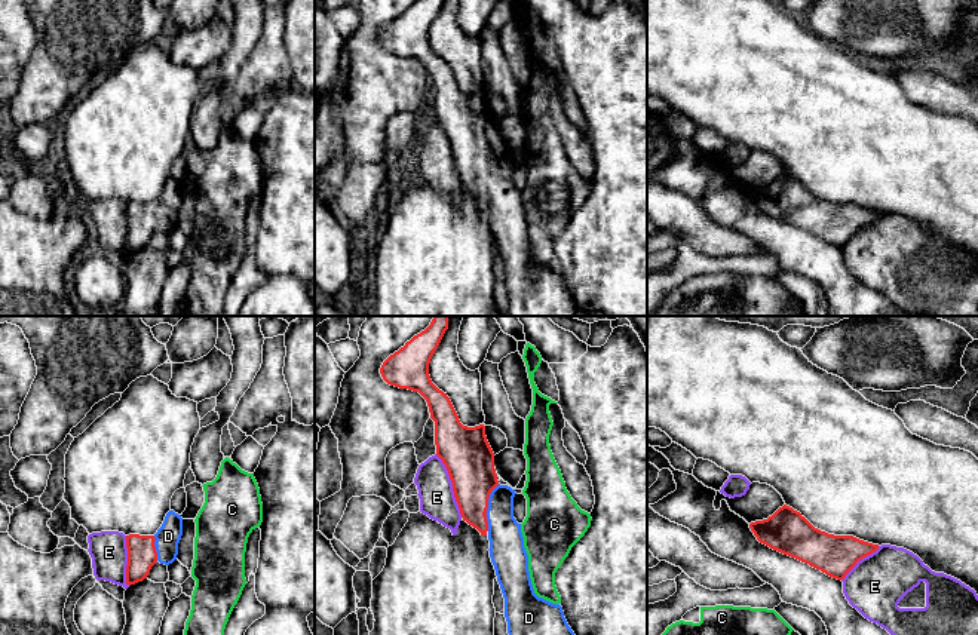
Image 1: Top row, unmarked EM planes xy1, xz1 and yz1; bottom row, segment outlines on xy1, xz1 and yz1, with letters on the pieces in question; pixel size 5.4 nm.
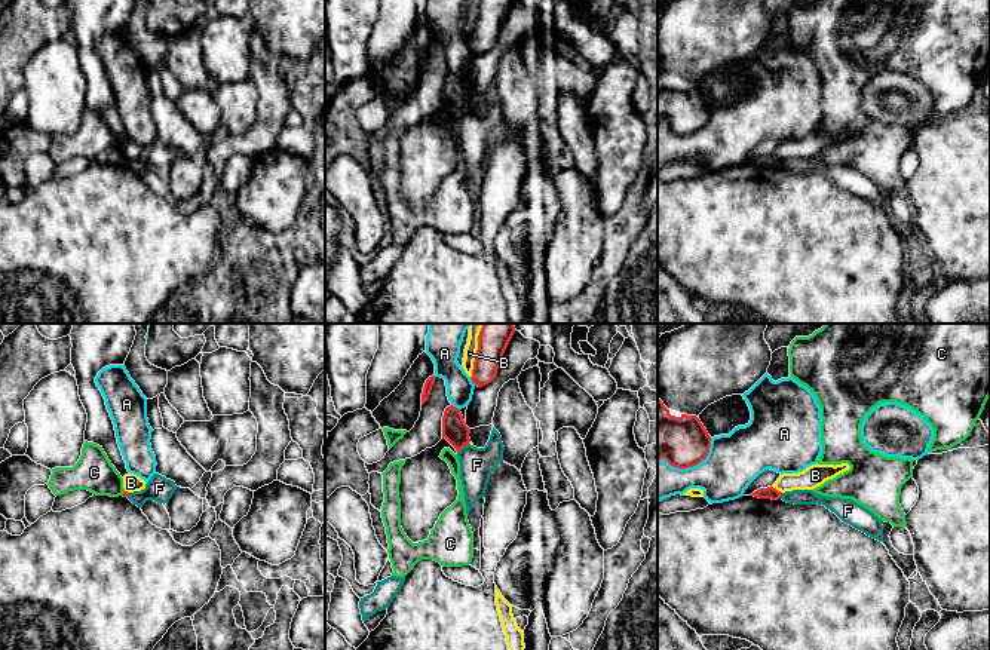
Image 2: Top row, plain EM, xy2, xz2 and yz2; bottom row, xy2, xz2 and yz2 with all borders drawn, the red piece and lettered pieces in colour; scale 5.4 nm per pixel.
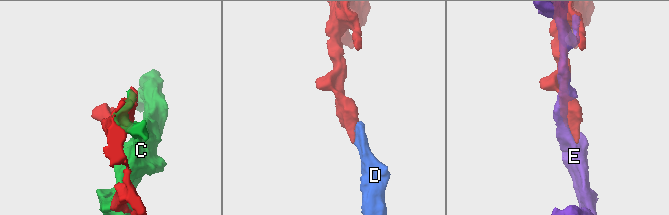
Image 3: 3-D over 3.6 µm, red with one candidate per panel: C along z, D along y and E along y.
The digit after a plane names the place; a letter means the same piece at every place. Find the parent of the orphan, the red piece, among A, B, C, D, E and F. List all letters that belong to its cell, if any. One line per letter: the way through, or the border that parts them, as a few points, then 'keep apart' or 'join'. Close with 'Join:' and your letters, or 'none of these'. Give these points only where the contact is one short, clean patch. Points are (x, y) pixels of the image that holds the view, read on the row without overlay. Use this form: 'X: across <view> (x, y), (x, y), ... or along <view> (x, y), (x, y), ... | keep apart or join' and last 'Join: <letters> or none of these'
A: keep apart
B: keep apart
C: keep apart
D: across xz1 (471, 132), (475, 156), (487, 175), (503, 198), (506, 217) | join
E: keep apart
F: along xz2 (468, 110), (457, 120) | keep apart
Join: D

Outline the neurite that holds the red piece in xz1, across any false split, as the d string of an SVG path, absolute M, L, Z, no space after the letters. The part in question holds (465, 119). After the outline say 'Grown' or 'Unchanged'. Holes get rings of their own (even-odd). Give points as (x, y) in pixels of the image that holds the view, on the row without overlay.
M420 0L414 3L383 30L380 42L387 52L419 59L427 70L430 86L435 89L436 123L448 138L462 185L490 208L490 226L505 266L509 301L506 316L588 316L568 294L562 274L534 261L521 191L513 185L516 160L497 148L494 120L487 108L485 93L463 93L447 61L430 47L429 31L444 1Z. Grown

